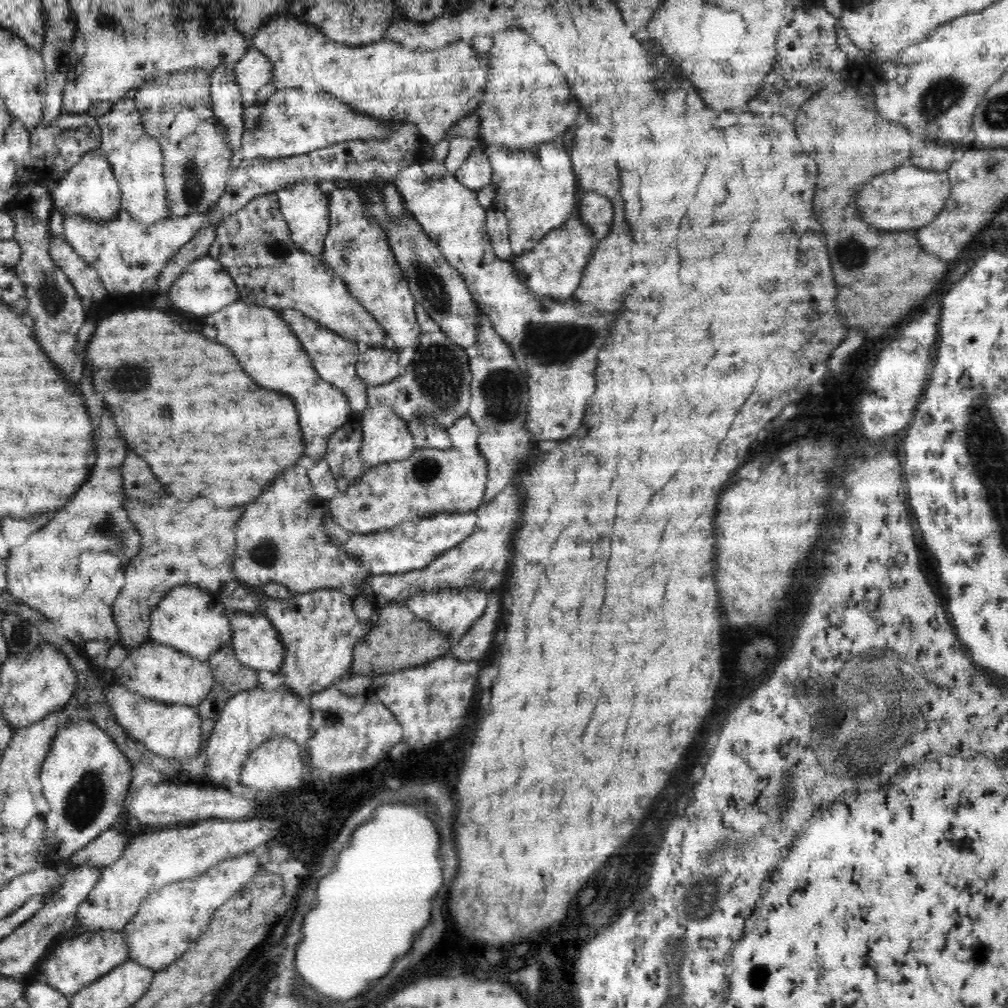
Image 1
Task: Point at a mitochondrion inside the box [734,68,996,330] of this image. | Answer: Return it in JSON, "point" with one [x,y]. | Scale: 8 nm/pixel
{"point":[937,99]}

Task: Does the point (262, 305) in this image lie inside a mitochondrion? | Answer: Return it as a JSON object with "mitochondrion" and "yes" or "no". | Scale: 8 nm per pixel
{"mitochondrion":"no"}

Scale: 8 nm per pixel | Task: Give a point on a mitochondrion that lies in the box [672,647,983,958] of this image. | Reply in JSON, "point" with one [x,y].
{"point":[878,746]}

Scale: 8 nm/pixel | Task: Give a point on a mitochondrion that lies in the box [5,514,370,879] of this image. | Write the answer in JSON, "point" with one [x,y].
{"point":[87,797]}

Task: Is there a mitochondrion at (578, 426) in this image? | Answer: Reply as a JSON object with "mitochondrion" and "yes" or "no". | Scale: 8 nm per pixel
{"mitochondrion":"no"}

